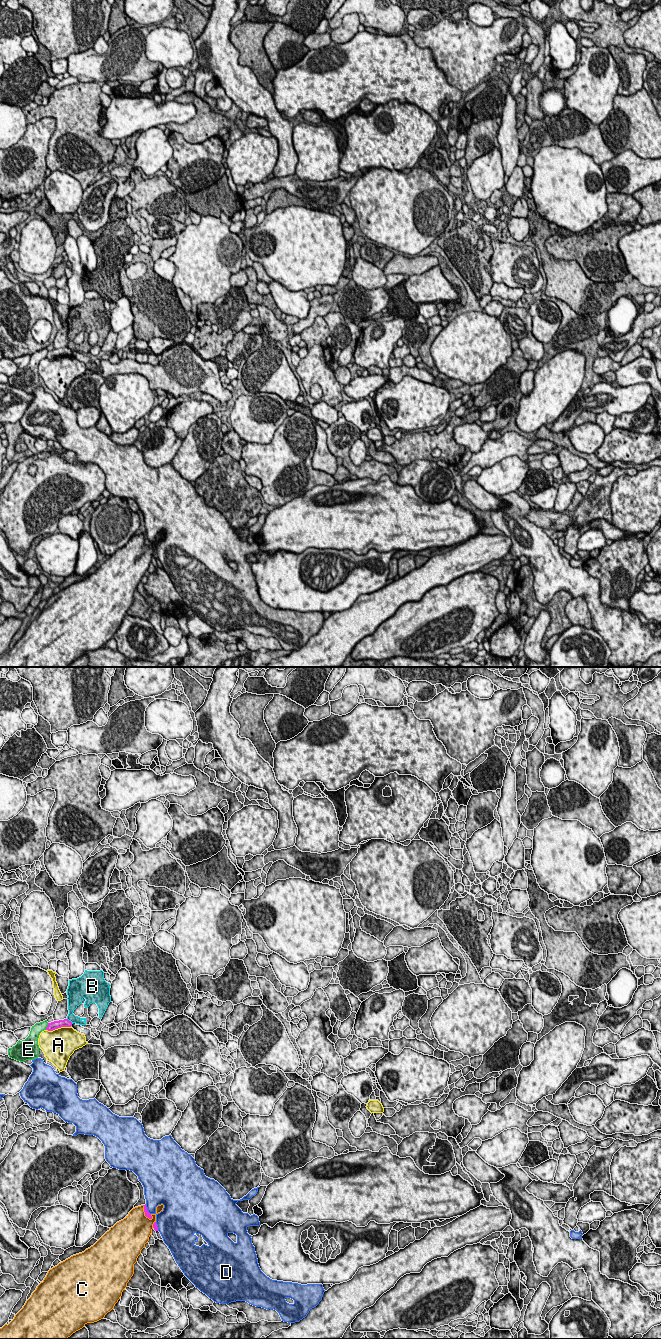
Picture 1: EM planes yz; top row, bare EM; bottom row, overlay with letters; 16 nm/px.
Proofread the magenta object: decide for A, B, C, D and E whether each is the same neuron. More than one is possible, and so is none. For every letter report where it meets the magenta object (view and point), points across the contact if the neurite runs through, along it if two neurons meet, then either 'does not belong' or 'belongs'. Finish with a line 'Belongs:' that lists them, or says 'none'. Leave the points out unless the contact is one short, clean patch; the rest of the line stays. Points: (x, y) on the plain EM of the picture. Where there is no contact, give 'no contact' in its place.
A: yz (58, 355) | does not belong
B: yz (70, 349) | along yz (67, 346), (72, 351) | does not belong
C: yz (145, 541) | does not belong
D: yz (146, 537) | does not belong
E: yz (47, 354) | does not belong
Belongs: none

